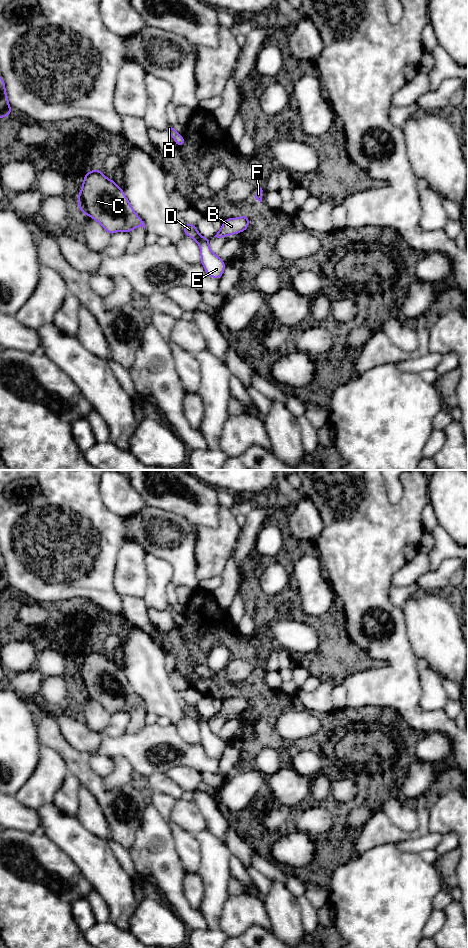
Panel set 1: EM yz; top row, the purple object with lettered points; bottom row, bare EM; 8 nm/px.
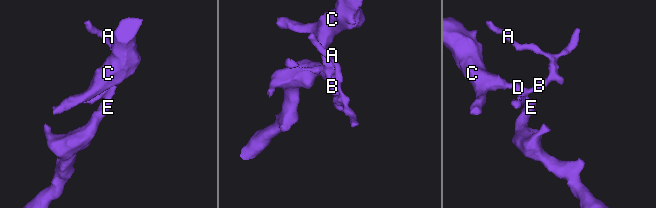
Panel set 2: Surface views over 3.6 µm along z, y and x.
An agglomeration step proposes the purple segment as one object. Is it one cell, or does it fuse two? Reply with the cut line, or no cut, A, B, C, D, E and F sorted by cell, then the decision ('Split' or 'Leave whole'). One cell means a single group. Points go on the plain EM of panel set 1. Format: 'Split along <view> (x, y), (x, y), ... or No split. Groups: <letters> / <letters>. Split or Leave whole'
Split along yz (198, 721), (205, 720), (208, 723). Groups: A B C D F / E. Split

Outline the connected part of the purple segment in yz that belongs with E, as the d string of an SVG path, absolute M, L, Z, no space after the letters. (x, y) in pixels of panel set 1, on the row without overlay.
M200 720L198 724L200 727L201 744L207 755L212 758L220 759L225 750L225 742L210 730L207 721Z

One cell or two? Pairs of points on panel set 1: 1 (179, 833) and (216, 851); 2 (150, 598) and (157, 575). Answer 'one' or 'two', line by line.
1: two
2: one

